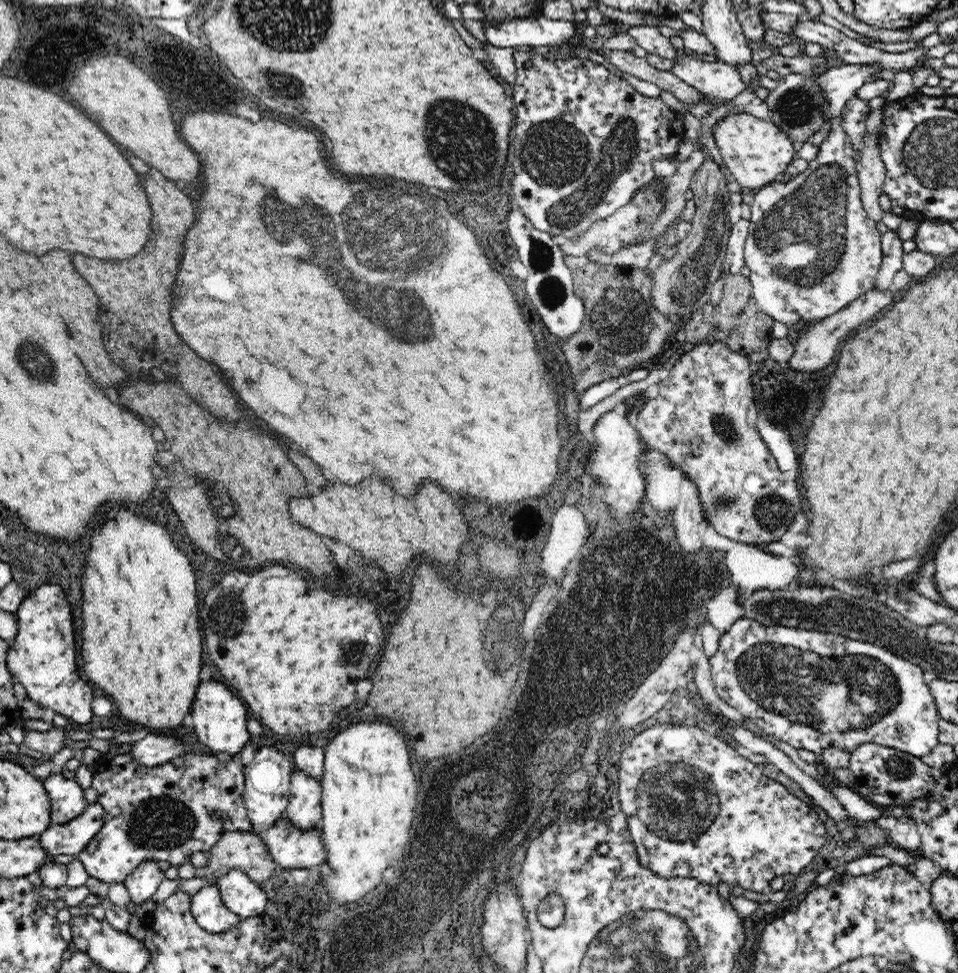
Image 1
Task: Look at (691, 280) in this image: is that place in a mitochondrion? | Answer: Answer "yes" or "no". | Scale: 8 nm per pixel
yes

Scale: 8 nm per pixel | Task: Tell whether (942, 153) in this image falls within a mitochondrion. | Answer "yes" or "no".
yes

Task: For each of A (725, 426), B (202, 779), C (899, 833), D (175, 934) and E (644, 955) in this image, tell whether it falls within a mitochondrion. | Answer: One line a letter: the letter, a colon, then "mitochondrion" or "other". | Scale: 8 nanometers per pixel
A: mitochondrion
B: other
C: other
D: other
E: mitochondrion

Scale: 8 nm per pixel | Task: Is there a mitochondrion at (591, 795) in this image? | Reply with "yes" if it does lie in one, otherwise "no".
no

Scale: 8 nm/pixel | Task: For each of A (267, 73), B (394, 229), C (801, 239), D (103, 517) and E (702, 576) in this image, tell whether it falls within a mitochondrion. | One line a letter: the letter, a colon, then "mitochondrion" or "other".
A: mitochondrion
B: mitochondrion
C: mitochondrion
D: other
E: other

